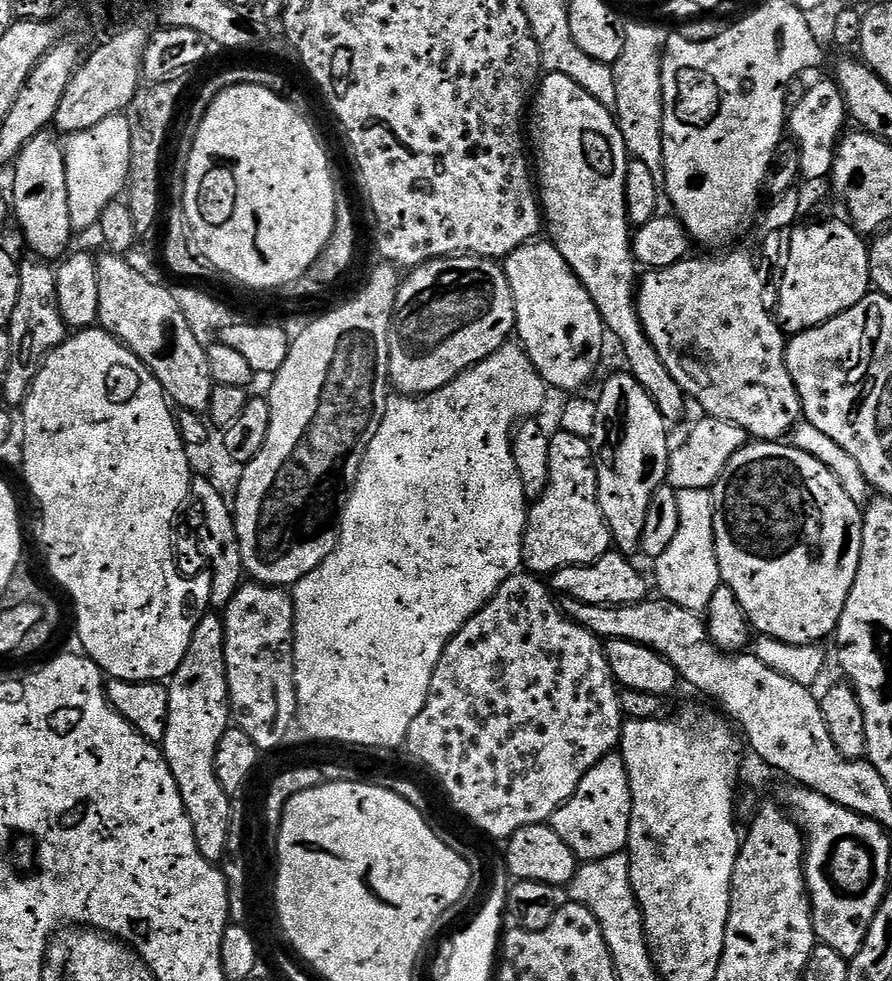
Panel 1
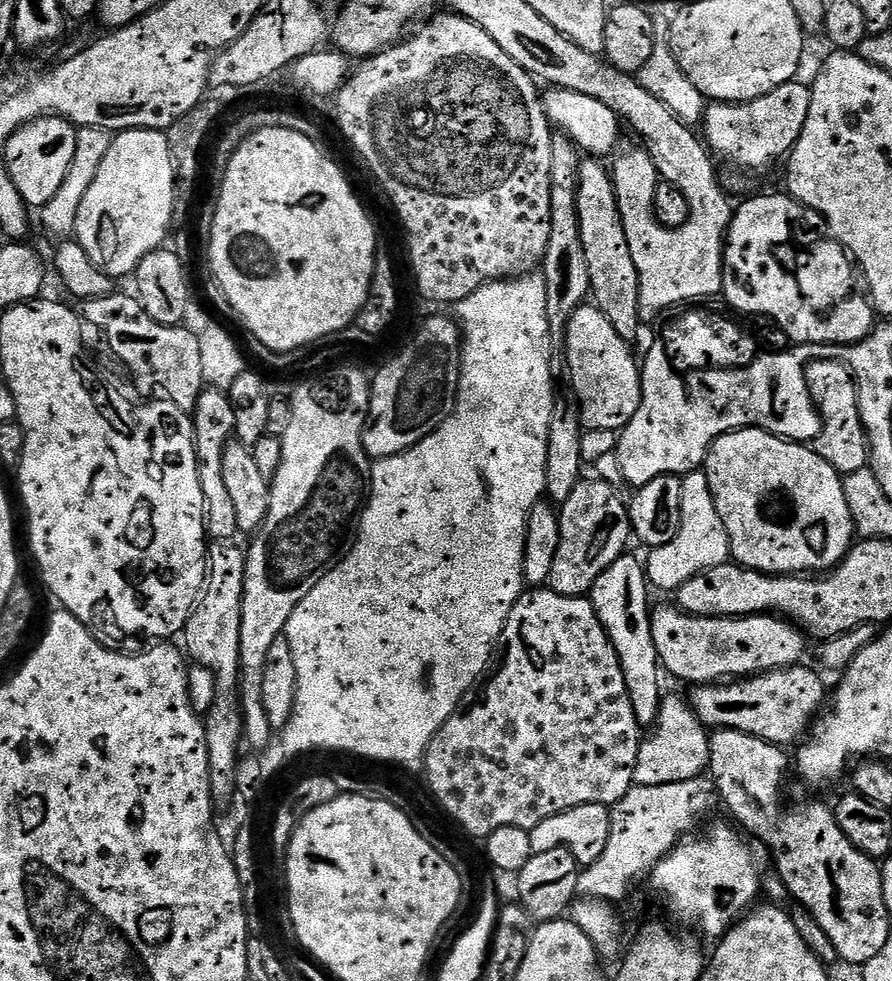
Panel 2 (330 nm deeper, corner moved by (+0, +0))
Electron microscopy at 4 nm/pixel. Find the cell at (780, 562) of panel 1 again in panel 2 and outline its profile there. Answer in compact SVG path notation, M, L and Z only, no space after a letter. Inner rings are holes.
M739 428L712 443L702 470L708 475L718 518L726 526L731 559L743 568L778 576L824 574L844 559L854 543L854 525L850 506L846 506L842 476L803 443L784 440L761 428Z

